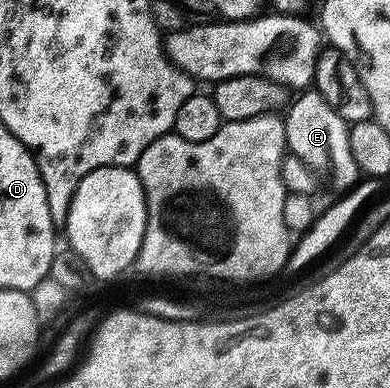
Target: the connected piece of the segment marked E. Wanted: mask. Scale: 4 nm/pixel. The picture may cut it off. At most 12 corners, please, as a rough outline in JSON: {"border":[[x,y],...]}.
{"border":[[317,90],[284,116],[287,149],[349,189],[346,121]]}

